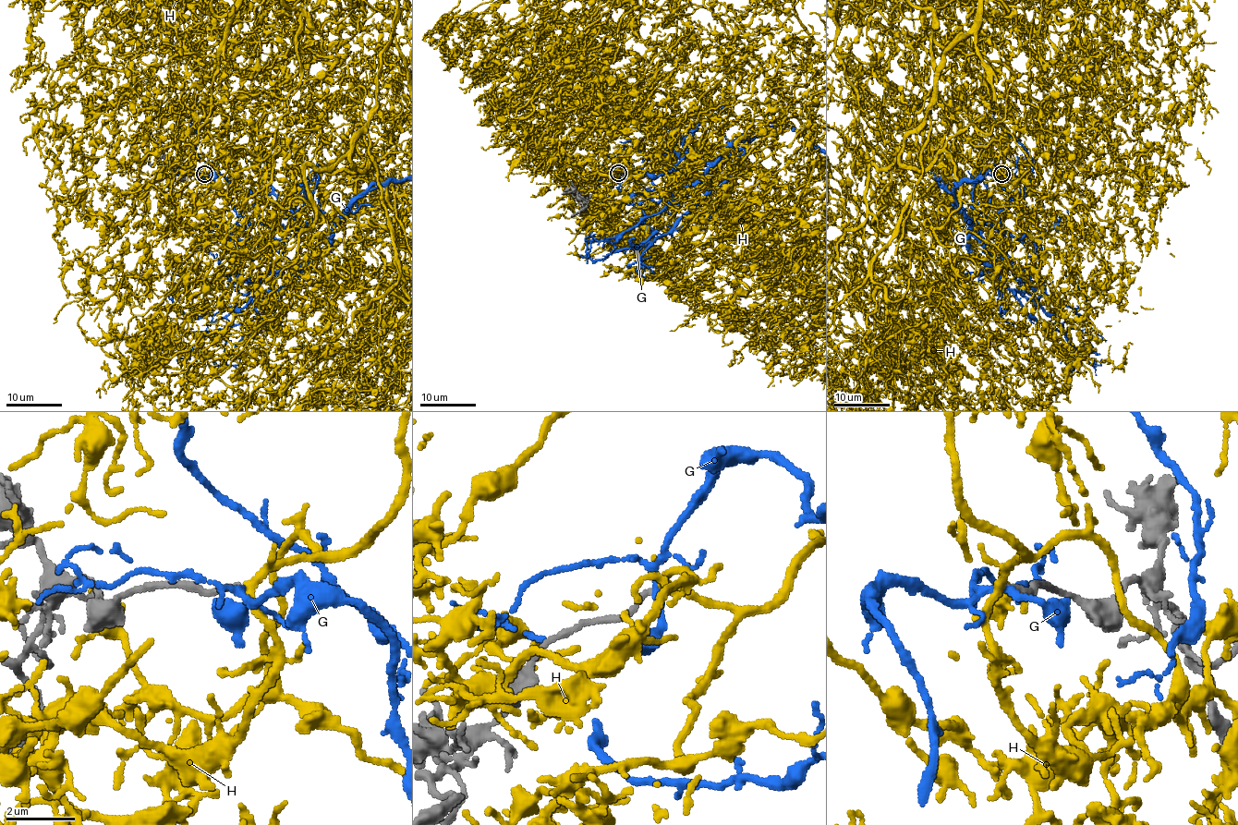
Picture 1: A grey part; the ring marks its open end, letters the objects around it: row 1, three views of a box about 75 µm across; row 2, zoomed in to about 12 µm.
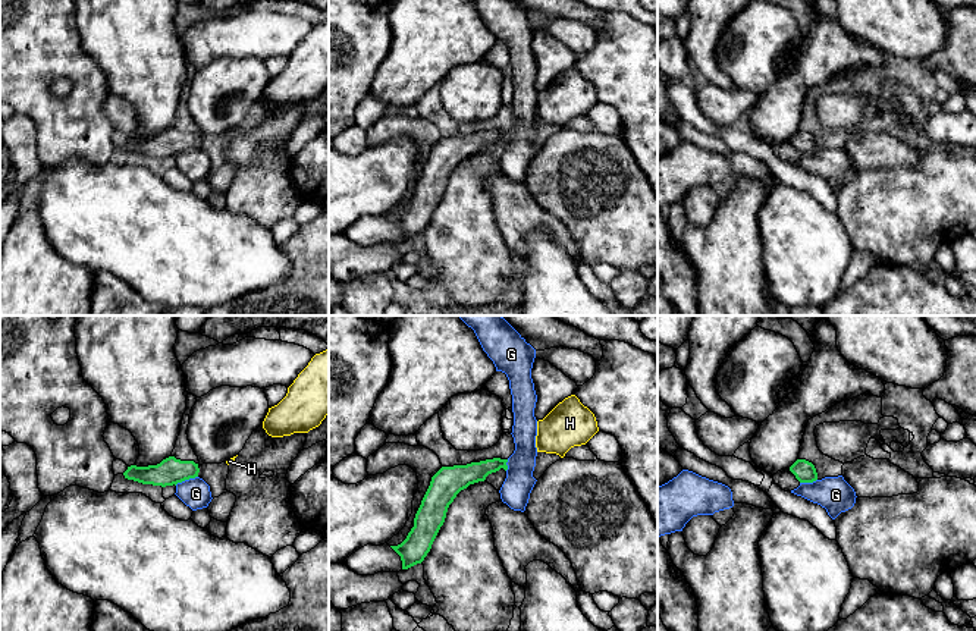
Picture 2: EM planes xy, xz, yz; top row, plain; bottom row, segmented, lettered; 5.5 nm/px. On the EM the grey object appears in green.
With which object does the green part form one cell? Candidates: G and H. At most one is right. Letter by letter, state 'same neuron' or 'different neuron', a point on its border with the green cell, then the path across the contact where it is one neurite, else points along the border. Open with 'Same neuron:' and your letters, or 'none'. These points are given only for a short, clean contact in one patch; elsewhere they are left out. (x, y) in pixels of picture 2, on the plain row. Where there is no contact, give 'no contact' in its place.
Same neuron: H
G: different neuron; meets green in xy at (185, 150); border along xy (197, 147), (175, 156)
H: same neuron; no contact

